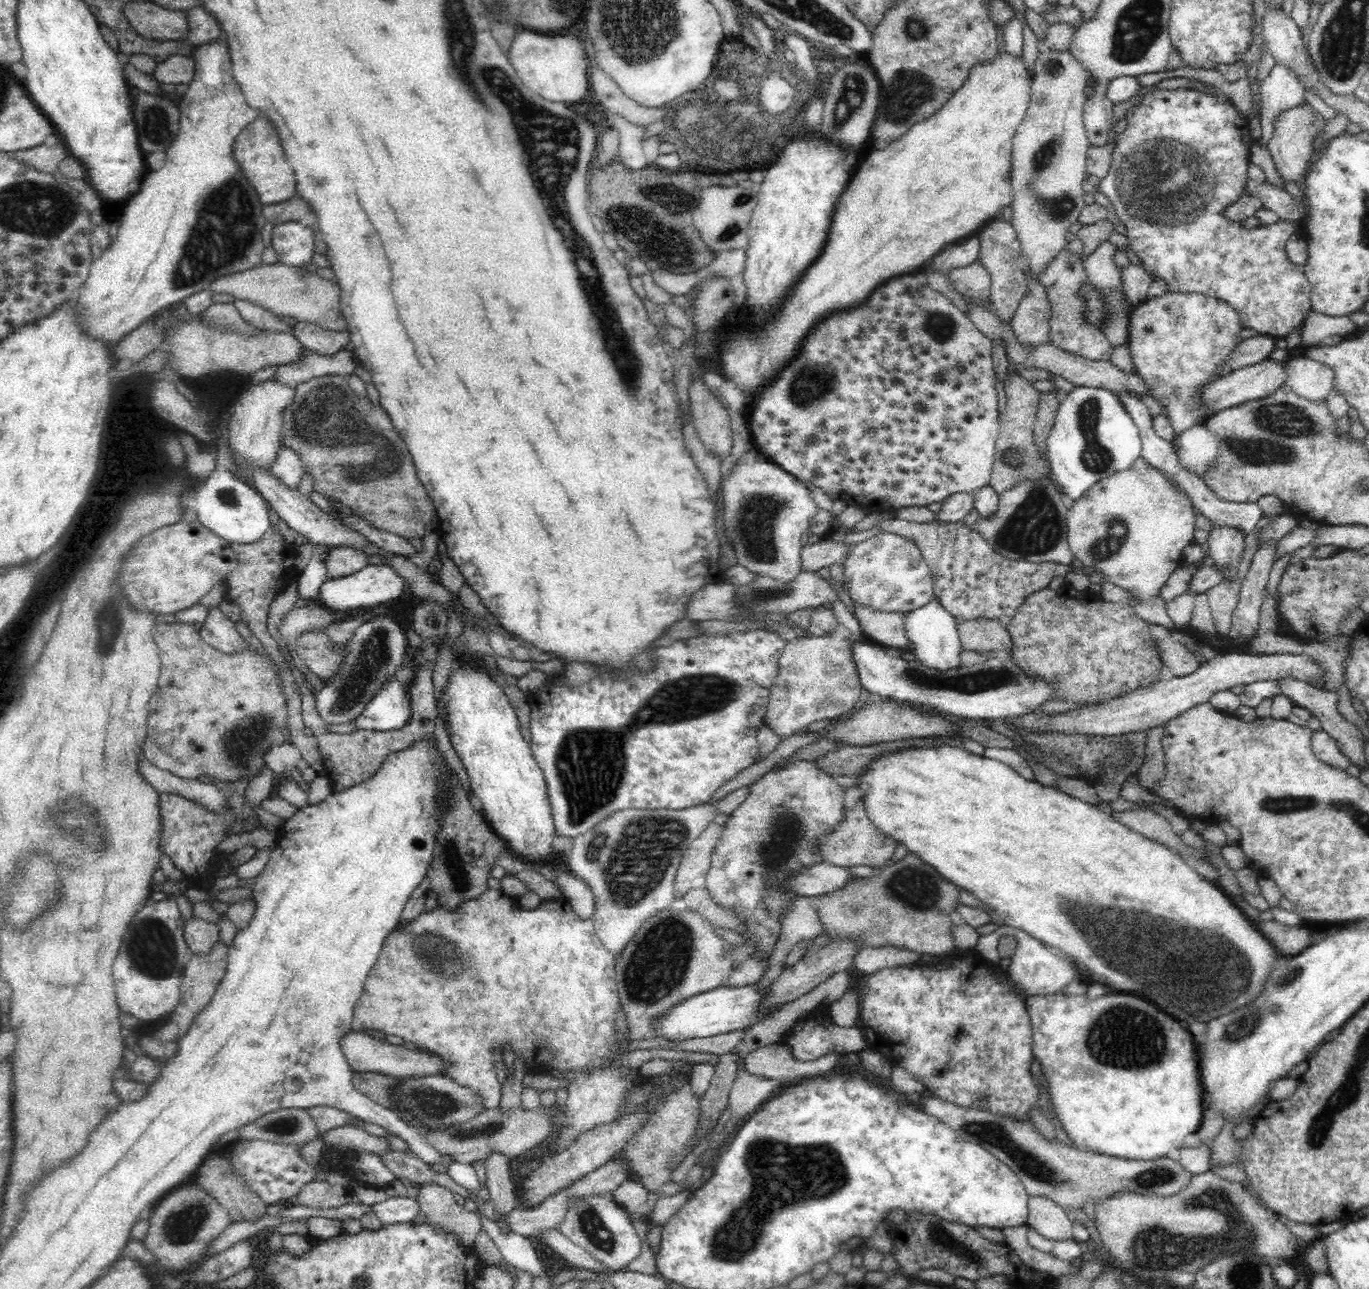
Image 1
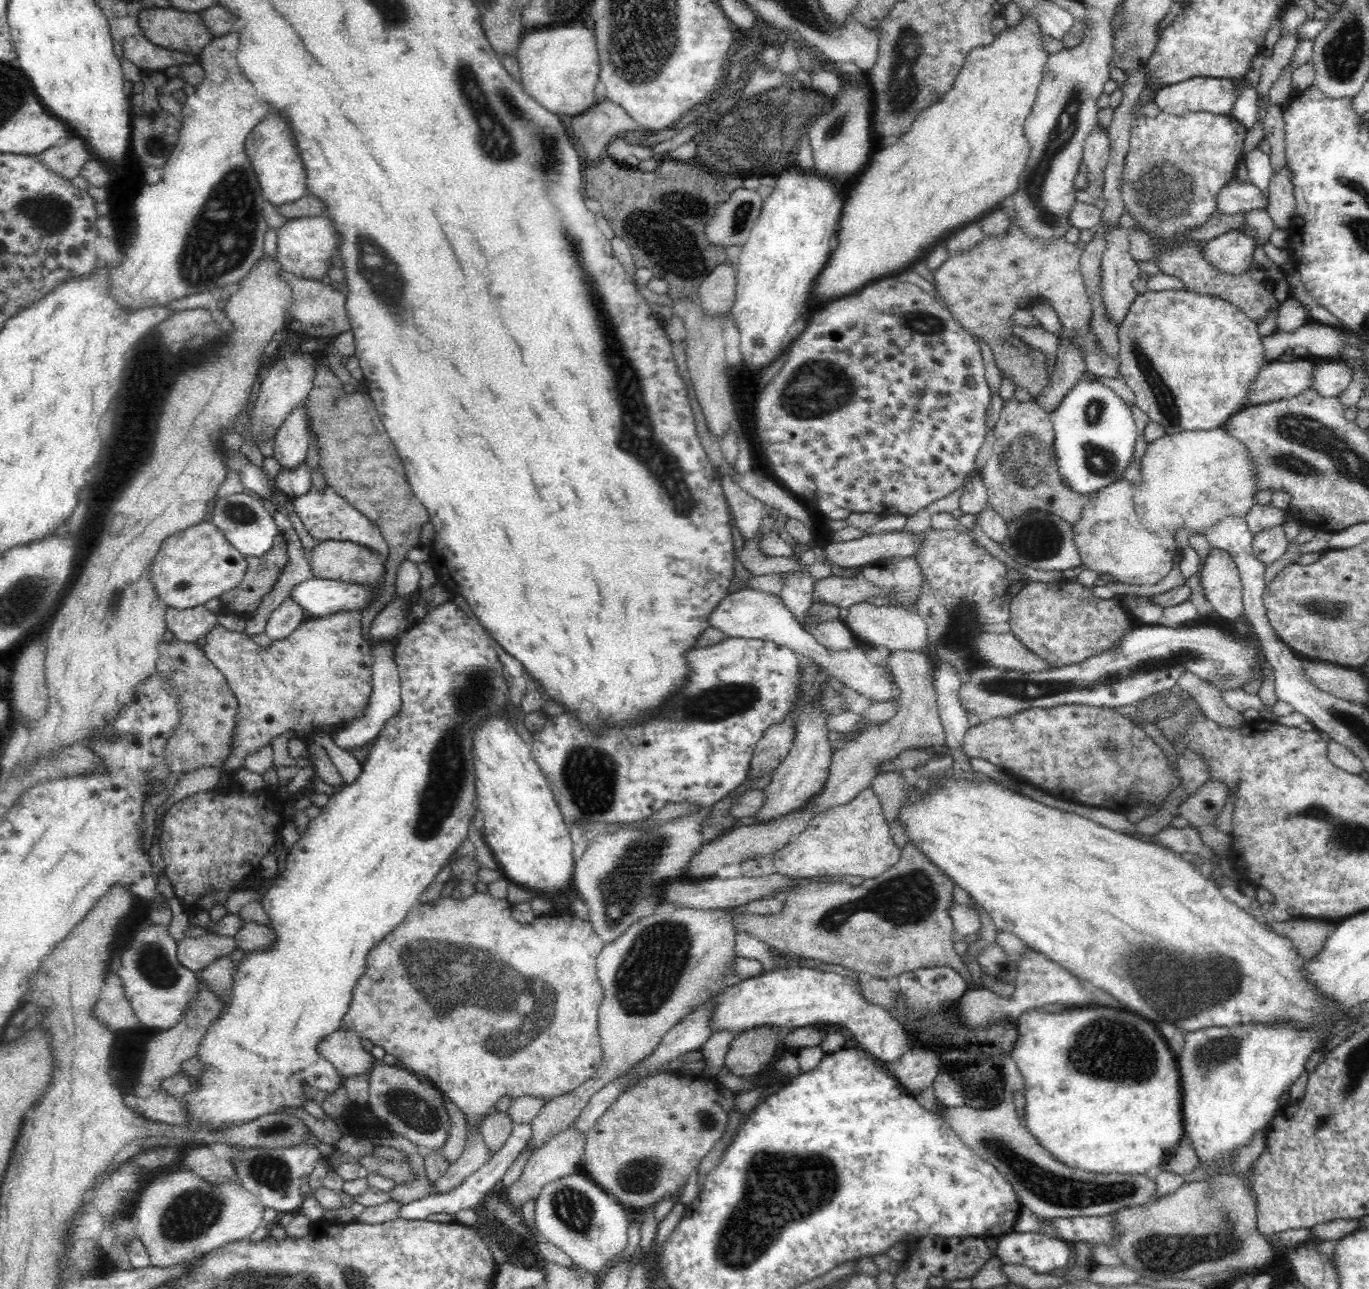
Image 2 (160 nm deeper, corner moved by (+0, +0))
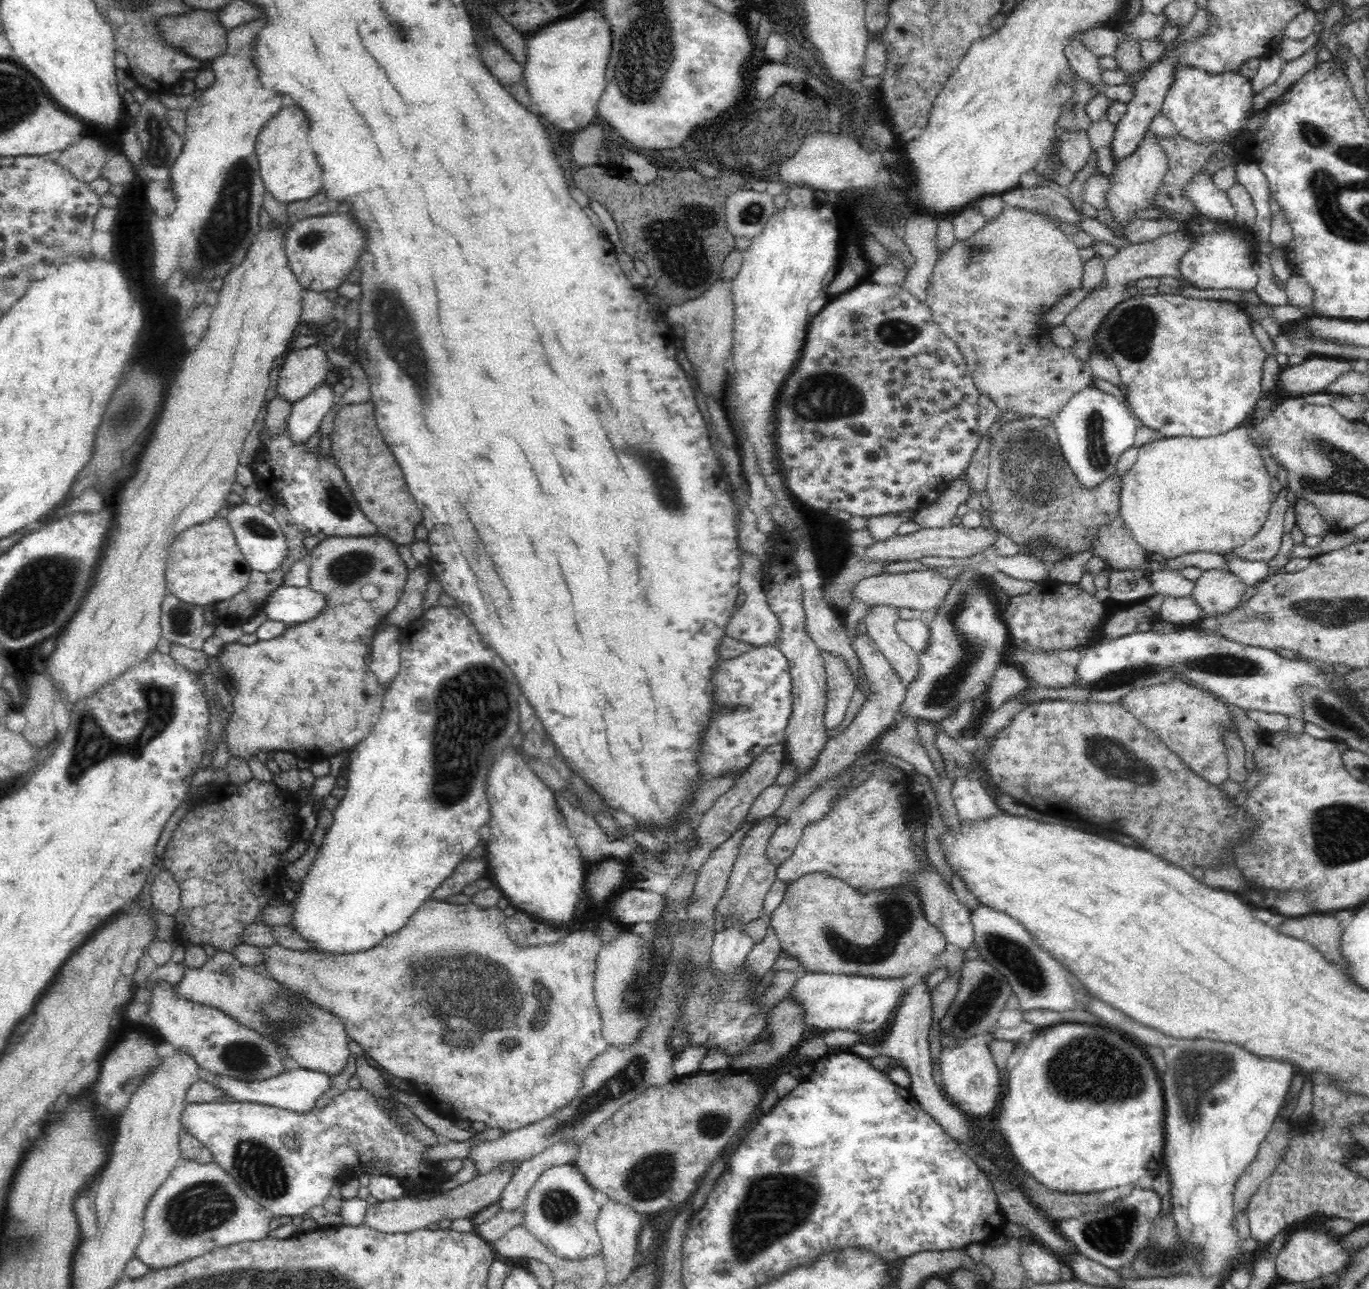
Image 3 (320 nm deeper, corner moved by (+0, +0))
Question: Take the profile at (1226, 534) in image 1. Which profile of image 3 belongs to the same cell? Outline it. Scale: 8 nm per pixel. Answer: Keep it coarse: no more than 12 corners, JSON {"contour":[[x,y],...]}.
{"contour":[[1208,570],[1192,595],[1203,613],[1238,606],[1246,587],[1230,571]]}

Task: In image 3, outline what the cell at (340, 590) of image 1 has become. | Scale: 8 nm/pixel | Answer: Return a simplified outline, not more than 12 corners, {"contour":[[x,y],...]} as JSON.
{"contour":[[283,584],[266,596],[266,621],[289,628],[316,618],[324,594]]}

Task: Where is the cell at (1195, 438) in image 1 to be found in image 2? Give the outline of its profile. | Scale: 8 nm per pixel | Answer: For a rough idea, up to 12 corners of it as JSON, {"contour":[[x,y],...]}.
{"contour":[[1224,428],[1147,444],[1133,495],[1152,533],[1204,536],[1258,505]]}

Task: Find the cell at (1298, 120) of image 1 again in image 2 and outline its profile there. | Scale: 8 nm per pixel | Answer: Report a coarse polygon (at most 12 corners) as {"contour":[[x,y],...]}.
{"contour":[[1290,169],[1269,182],[1265,208],[1274,229],[1288,232],[1295,218]]}

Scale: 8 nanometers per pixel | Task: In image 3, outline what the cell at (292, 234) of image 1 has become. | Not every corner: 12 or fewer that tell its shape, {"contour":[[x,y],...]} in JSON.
{"contour":[[351,211],[309,214],[285,234],[304,290],[347,282],[362,254]]}

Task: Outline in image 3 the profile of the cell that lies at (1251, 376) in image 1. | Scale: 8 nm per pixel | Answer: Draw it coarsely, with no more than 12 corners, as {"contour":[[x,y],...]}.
{"contour":[[1313,355],[1281,369],[1276,392],[1322,393],[1351,360]]}

